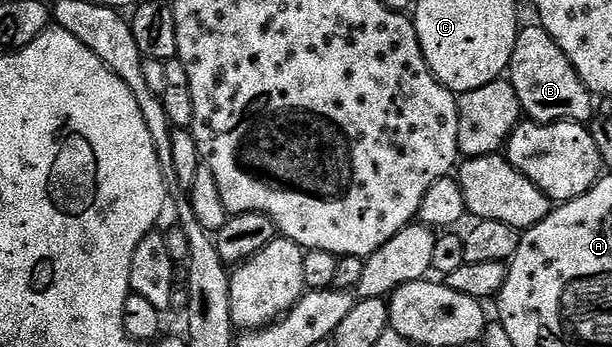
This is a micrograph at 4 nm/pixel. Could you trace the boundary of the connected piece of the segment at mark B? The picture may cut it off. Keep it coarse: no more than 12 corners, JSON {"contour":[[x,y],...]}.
{"contour":[[541,26],[507,72],[535,123],[584,123],[595,96]]}

